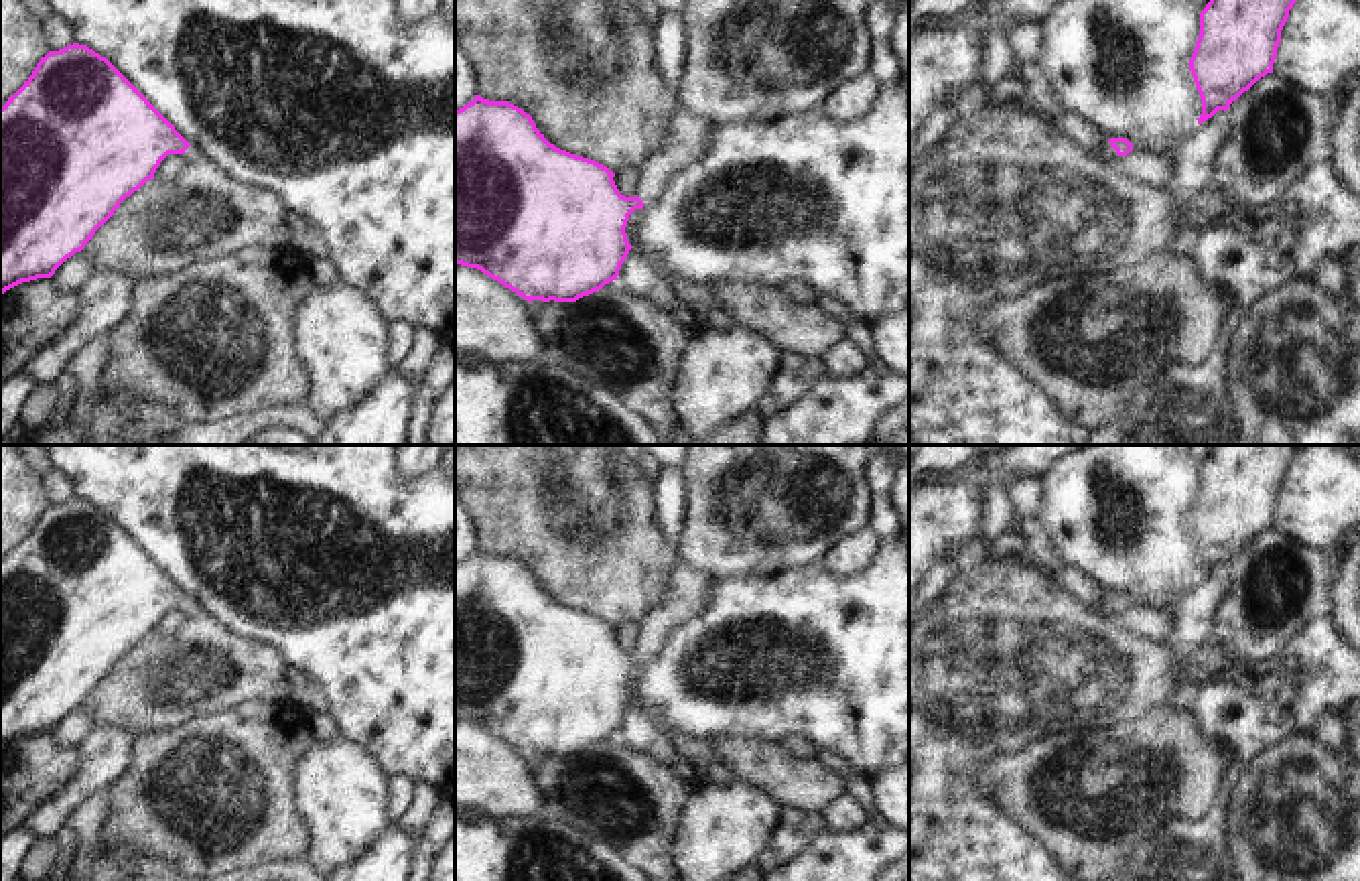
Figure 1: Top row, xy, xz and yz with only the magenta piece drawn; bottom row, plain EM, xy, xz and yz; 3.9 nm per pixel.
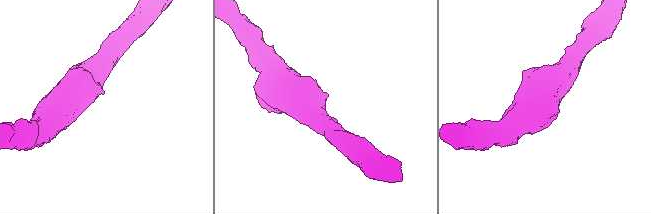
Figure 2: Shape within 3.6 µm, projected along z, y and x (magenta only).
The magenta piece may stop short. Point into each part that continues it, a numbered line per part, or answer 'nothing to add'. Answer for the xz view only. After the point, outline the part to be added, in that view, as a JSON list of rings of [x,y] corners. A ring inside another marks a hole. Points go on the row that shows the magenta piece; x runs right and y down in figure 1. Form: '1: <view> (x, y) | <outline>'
1: xz (683, 141) | [[[678,106],[678,110],[668,118],[658,144],[643,158],[639,168],[641,177],[635,193],[645,205],[658,197],[676,171],[692,164],[704,154],[710,128],[712,124]]]

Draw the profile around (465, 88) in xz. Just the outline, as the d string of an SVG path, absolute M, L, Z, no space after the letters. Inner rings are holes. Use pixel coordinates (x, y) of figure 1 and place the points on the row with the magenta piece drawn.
M455 45L455 110L473 101L477 91L475 67L467 59L465 51Z

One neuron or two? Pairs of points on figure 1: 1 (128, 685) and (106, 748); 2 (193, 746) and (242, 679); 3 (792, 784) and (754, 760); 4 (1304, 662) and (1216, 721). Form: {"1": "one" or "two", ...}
{"1": "two", "2": "two", "3": "one", "4": "one"}

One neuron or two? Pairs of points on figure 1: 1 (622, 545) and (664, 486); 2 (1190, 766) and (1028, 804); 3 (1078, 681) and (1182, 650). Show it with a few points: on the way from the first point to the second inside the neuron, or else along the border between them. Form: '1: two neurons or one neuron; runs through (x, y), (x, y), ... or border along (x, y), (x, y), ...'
1: two neurons; border along (652, 484), (654, 518), (658, 530), (672, 545)
2: one neuron; runs through (1149, 772), (1139, 772), (1107, 790), (1068, 790)
3: two neurons; border along (1168, 644), (1172, 650), (1170, 685)

